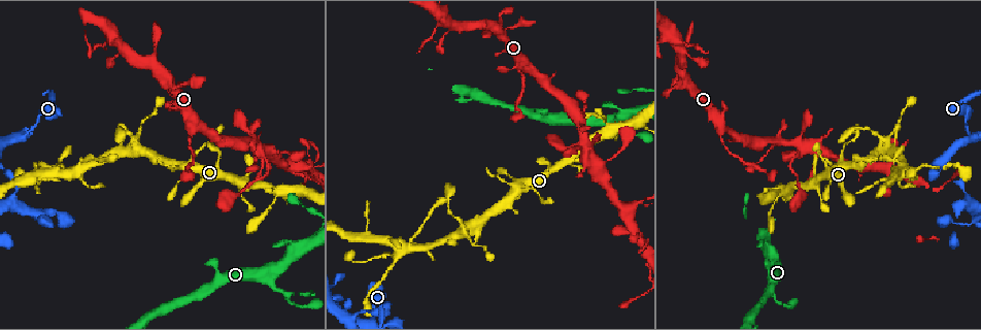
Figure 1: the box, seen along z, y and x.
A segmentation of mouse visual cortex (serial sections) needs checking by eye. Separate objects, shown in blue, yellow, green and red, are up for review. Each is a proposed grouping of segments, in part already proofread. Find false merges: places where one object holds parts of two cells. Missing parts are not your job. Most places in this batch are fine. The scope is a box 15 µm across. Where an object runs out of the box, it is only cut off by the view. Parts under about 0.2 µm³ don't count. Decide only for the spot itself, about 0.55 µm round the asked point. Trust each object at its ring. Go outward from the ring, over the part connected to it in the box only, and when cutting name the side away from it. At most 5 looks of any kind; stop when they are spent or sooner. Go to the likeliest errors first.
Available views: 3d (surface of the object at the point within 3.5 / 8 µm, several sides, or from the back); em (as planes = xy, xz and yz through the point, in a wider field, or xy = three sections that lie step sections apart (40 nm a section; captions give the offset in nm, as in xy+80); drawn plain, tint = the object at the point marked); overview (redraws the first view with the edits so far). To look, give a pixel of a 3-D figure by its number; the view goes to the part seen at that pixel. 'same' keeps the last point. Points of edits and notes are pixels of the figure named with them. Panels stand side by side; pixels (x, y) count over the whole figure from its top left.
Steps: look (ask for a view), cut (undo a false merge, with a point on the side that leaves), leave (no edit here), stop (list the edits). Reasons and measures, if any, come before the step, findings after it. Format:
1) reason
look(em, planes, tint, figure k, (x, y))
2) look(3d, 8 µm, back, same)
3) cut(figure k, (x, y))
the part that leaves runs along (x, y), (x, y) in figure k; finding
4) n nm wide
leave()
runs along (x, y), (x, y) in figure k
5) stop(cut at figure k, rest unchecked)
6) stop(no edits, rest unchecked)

sharp bend
look(3d, 8 µm, figure 1, (597, 134))

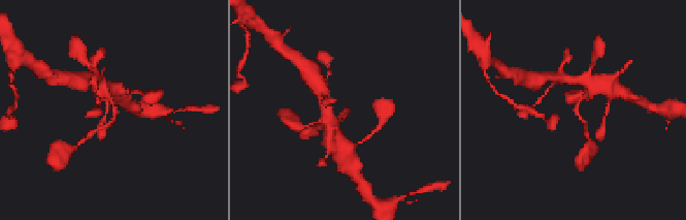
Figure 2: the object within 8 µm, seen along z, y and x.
look(3d, 3.5 µm, figure 2, (345, 110))

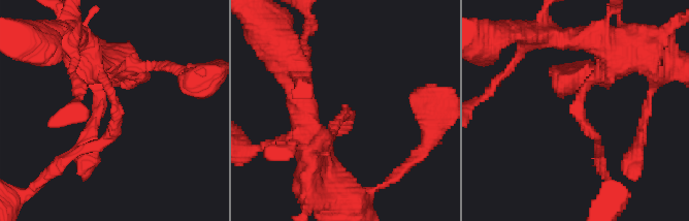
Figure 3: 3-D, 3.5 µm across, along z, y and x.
arms of 150, 200 nm
look(em, xy, step 1, tint, figure 3, (114, 111))

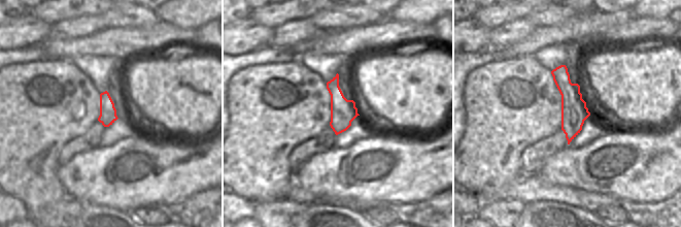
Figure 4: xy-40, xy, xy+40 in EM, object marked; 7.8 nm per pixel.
leave()
runs along (563, 67), (570, 92), (570, 137) in figure 4; continuous, no second cell

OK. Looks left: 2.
a fork
look(3d, 3.5 µm, figure 1, (75, 170))

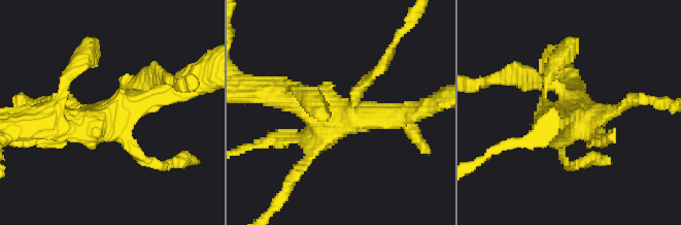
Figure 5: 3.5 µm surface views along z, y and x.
look(em, xy, step 2, tint, figure 5, (340, 116))

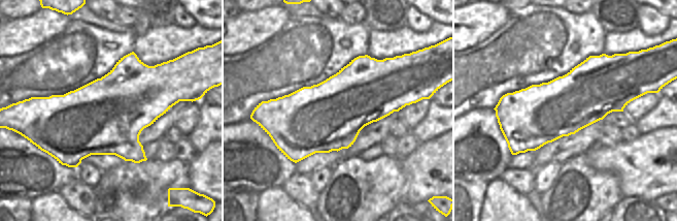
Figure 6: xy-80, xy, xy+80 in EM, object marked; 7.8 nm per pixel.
leave()
runs along (172, 89), (97, 123), (45, 123) in figure 5; continuous, no second cell

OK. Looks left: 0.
stop(no edits, rest unchecked)

